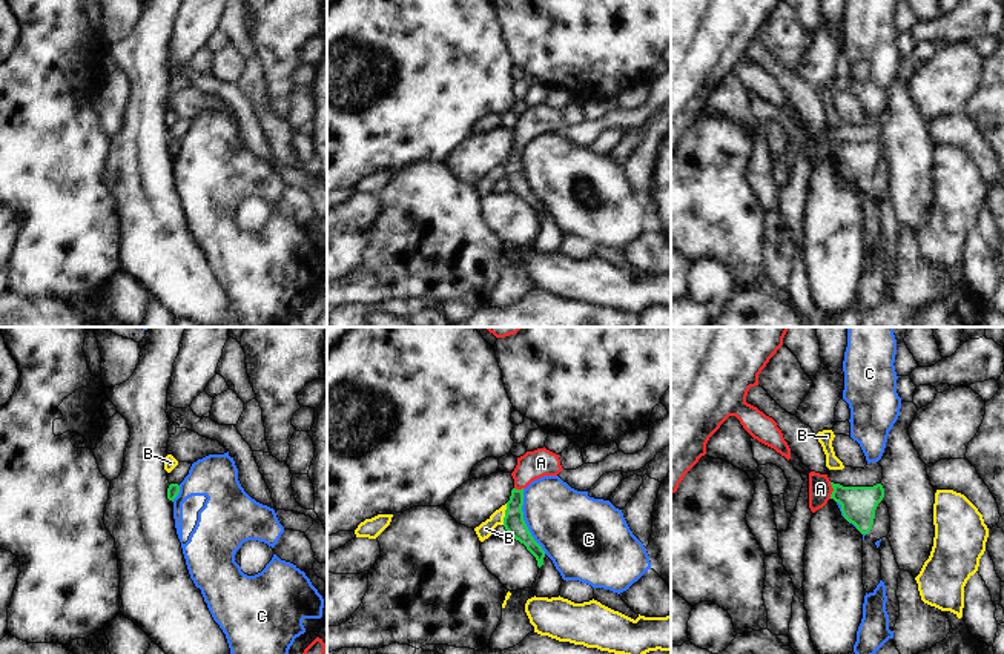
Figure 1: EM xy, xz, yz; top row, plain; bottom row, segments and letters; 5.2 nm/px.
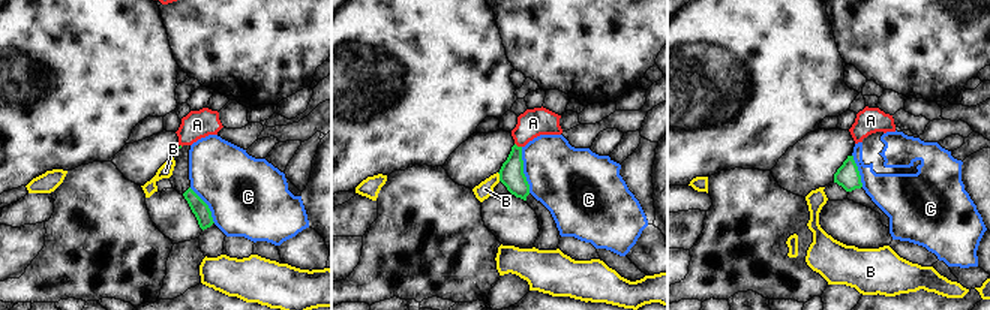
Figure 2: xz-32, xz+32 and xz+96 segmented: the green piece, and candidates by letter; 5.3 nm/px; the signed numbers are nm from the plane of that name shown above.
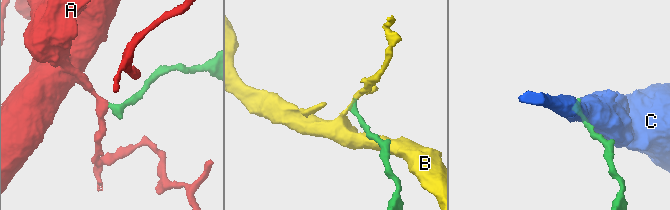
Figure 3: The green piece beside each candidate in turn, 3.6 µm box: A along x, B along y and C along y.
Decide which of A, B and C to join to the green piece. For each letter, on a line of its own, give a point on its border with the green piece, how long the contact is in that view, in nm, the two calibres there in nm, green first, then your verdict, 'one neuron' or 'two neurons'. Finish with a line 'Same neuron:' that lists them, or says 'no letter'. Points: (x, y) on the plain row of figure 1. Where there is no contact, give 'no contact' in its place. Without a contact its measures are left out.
A: yz (834, 146) | 90 nm | 190/120 nm | one neuron
B: xz (505, 171) | 110 nm | 110/80 nm | two neurons
C: xz (524, 177) | 360 nm | 110/360 nm | two neurons
Same neuron: A

